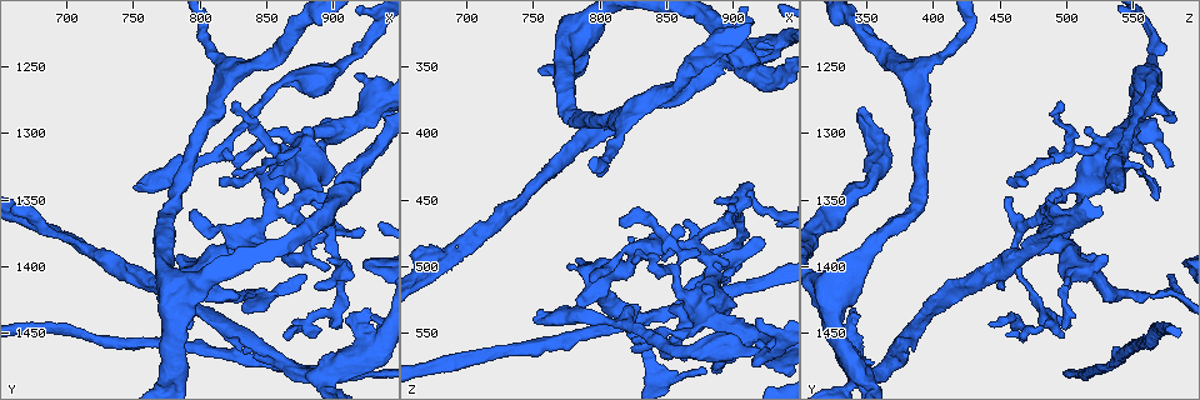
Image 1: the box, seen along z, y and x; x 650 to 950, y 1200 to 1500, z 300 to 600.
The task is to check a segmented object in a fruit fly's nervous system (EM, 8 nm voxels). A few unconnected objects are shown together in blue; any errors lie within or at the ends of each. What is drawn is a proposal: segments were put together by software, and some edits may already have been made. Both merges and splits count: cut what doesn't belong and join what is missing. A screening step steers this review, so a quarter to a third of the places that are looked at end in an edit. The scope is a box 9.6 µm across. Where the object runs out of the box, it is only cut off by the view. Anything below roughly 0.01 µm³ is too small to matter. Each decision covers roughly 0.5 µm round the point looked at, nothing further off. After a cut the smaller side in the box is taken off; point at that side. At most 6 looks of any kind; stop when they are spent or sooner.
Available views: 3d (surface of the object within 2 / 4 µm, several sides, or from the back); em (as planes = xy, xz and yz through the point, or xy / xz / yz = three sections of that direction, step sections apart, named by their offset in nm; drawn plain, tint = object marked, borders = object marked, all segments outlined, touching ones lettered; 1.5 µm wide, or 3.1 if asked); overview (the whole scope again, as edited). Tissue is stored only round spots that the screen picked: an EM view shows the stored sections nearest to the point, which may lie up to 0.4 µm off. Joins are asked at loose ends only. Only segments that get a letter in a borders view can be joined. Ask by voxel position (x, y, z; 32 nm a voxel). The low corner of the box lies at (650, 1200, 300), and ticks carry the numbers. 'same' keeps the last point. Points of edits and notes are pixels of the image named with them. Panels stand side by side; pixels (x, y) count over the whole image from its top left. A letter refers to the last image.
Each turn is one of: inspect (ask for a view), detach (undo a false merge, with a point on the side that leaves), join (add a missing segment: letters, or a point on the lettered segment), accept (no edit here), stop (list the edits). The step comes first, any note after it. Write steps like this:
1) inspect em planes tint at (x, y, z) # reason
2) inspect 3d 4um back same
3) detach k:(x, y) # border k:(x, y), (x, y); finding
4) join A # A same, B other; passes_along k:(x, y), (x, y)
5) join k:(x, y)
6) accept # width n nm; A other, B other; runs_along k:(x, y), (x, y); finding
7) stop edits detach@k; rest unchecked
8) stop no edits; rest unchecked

inspect em planes plain at (874, 1312, 488) # branch stops here

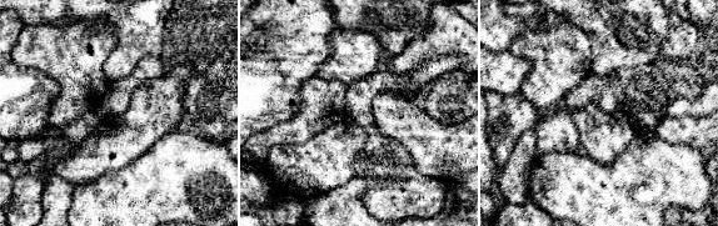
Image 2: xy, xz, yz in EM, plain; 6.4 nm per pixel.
inspect em planes borders same # see the neighbours

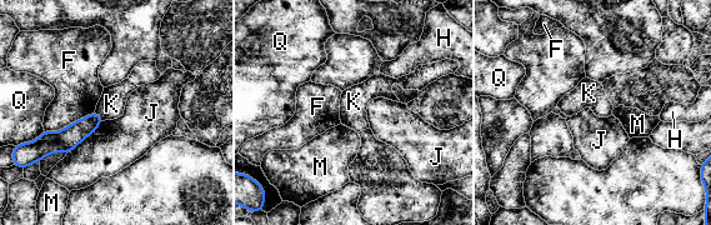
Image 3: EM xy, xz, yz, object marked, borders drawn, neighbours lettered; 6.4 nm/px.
accept # F other, H other, J other, K other, M other, Q other; border 3:(95, 111), (103, 120); none of them fits

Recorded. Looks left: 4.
inspect em planes borders at (760, 1336, 540) # thick turns thin

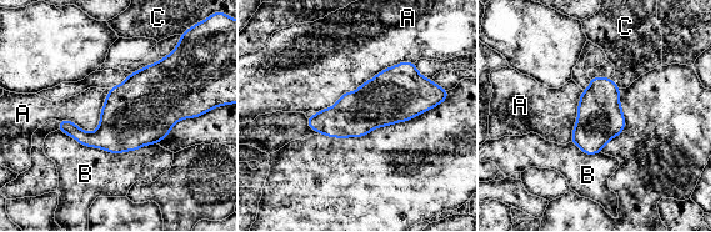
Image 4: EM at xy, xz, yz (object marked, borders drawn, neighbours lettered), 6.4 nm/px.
accept # width 120 nm; A other, B other, C other; border 4:(401, 61), (316, 112); continuous, no second cell

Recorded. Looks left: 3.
inspect em planes borders at (920, 1240, 562) # a narrow waist

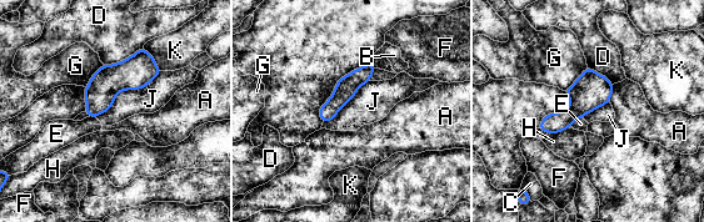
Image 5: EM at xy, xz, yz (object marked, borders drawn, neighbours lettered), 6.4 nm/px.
accept # A other, B other, C other, D other, E other, F other, G other, H other, J other, K other; all the same cell

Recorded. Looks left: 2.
stop no edits; rest unchecked

